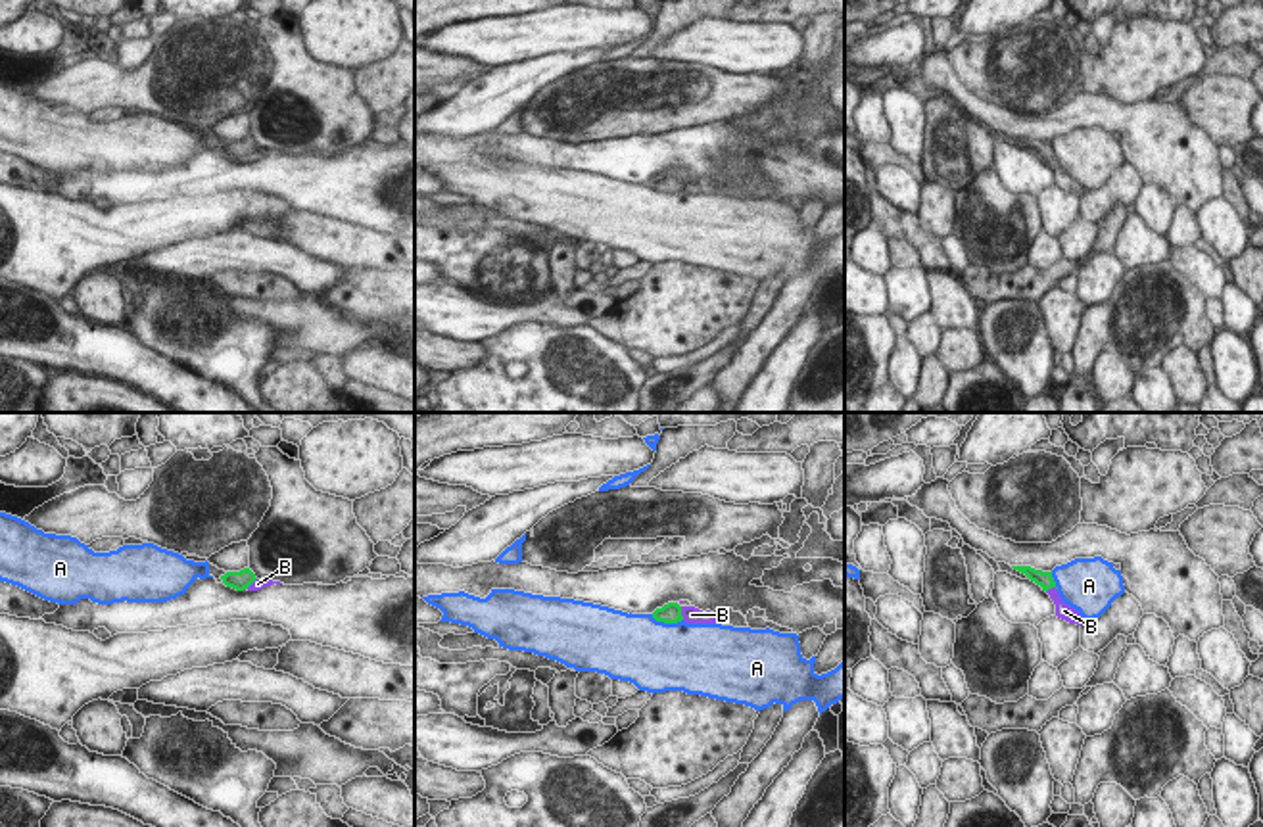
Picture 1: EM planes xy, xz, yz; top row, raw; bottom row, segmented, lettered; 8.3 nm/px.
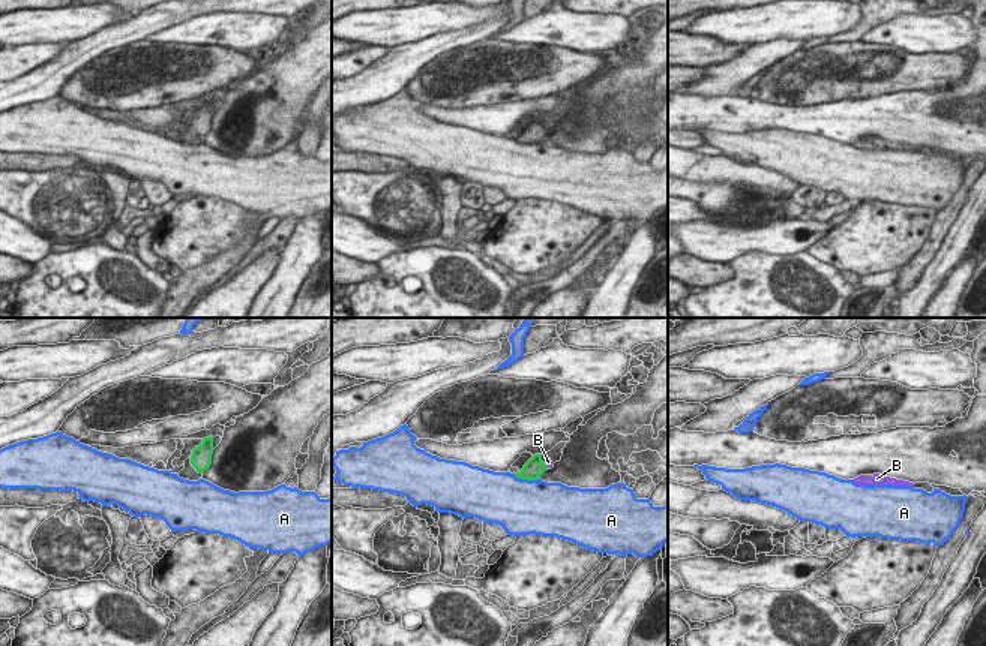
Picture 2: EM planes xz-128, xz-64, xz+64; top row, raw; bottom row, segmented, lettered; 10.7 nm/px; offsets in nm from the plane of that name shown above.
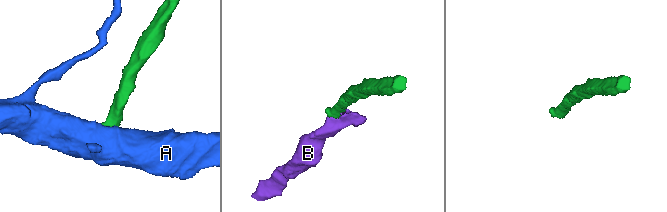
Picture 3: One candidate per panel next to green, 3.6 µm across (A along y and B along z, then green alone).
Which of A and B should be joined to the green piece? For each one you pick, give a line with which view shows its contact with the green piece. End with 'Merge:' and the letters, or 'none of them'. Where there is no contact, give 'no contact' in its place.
B: xz
Merge: B

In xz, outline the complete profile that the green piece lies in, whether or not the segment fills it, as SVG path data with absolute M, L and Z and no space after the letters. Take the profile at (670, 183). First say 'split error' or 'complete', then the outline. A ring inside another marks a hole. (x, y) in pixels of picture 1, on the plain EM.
split error; M668 173L662 178L656 178L653 188L664 194L678 194L681 190L687 194L716 194L710 180L703 182L695 177L679 177L678 173Z

